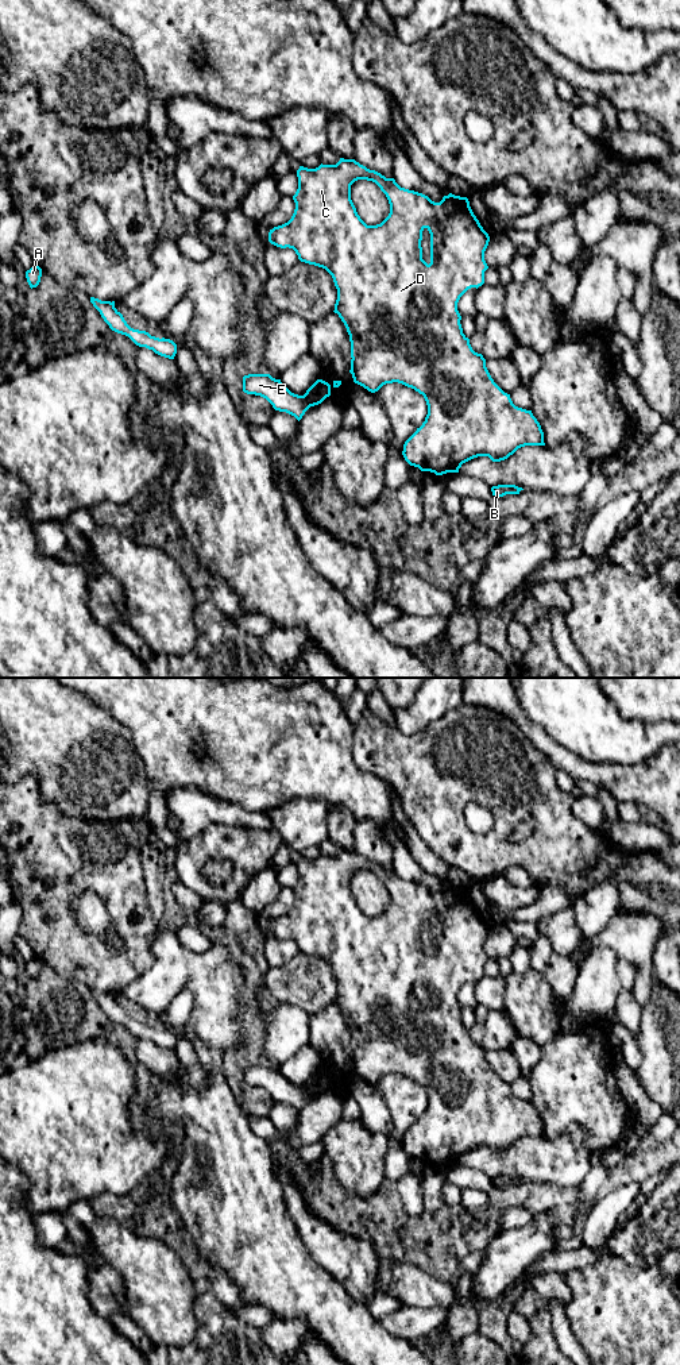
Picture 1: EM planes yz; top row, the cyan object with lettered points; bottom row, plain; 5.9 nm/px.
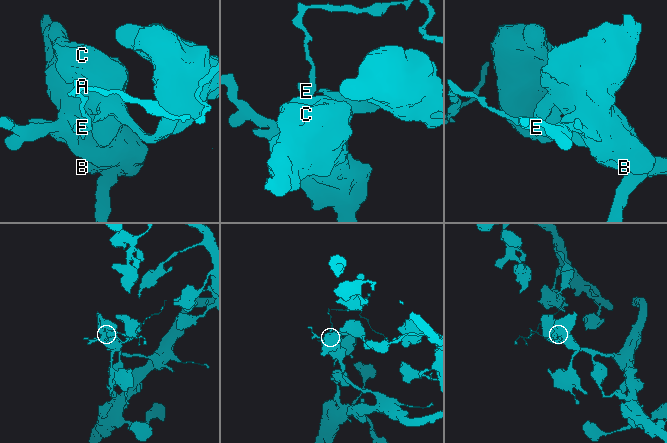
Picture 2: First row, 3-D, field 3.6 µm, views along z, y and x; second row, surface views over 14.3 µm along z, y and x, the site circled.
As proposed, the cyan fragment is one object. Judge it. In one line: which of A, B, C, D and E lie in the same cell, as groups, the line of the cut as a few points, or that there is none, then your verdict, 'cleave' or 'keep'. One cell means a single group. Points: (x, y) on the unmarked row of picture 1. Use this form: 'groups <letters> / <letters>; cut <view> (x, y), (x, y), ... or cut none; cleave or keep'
groups A E / B C D; cut yz (304, 1086), (309, 1098); cleave

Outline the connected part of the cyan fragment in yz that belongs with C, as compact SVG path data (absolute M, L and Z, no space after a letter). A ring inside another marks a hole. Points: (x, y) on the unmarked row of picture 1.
M340 849L340 852L336 856L321 855L316 860L300 857L300 860L297 861L297 868L298 880L293 887L293 891L295 894L294 905L287 914L270 921L268 933L281 940L293 940L301 953L322 959L332 967L335 978L337 980L337 991L333 1003L339 1006L349 1026L352 1049L349 1064L352 1065L355 1075L363 1077L371 1084L375 1084L386 1075L398 1073L414 1080L416 1083L424 1087L428 1096L428 1106L422 1117L417 1119L417 1122L405 1133L402 1142L405 1152L410 1157L418 1158L421 1162L430 1162L436 1167L443 1167L447 1164L459 1164L459 1160L463 1154L478 1148L488 1148L492 1153L501 1153L507 1150L521 1138L545 1137L544 1123L541 1121L540 1114L533 1107L532 1102L518 1099L513 1095L510 1086L505 1084L491 1069L486 1059L486 1050L483 1049L483 1046L472 1041L470 1030L463 1025L463 1019L460 1015L461 1007L457 1002L457 994L468 980L478 980L484 975L484 963L488 960L484 952L484 942L490 933L490 928L474 906L468 890L449 884L448 887L444 887L440 894L434 894L422 884L401 879L394 869L386 869L380 864L370 861L366 857L360 856L355 851ZM358 871L367 871L375 874L386 886L390 895L390 905L380 915L367 917L358 906L356 899L351 891L351 876ZM425 919L430 925L429 956L422 951L421 932L422 922Z

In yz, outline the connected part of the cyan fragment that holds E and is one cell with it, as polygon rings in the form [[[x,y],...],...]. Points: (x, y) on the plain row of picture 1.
[[[270,1065],[244,1067],[243,1083],[266,1090],[275,1102],[286,1103],[298,1113],[310,1099],[305,1087],[291,1084],[281,1071],[275,1071]]]

